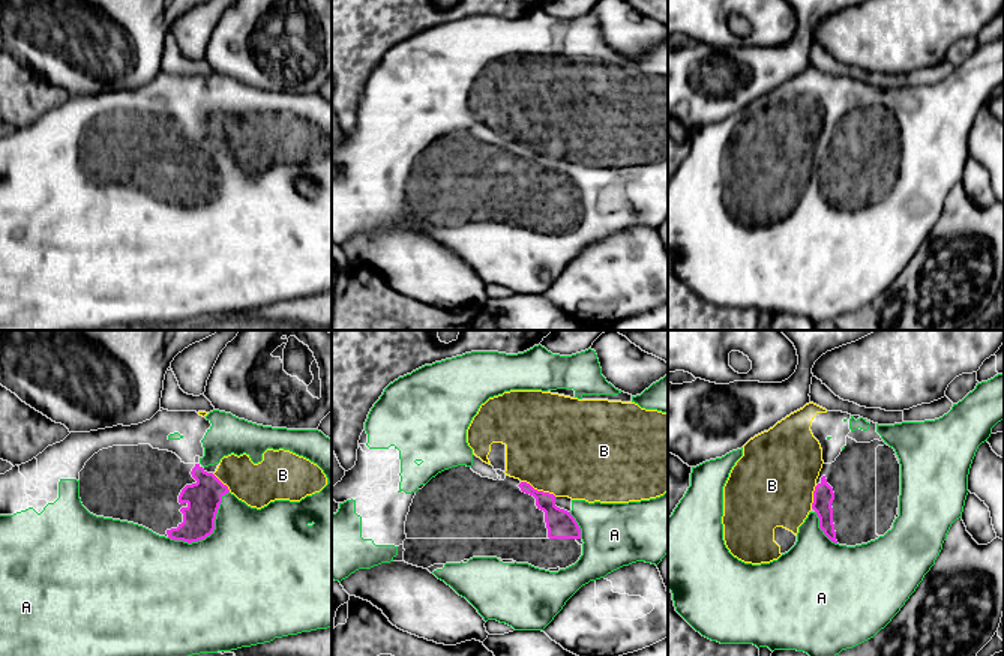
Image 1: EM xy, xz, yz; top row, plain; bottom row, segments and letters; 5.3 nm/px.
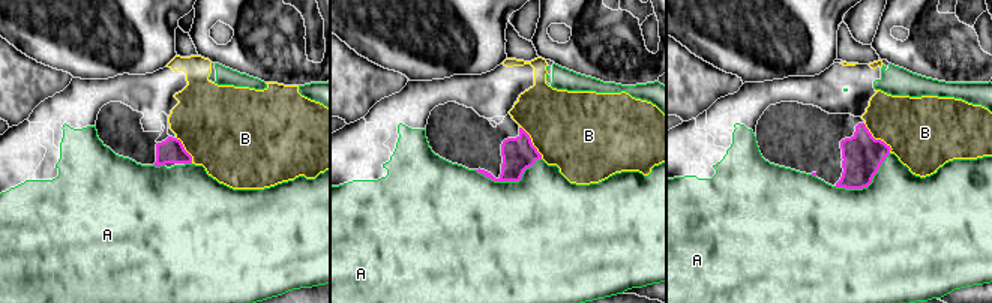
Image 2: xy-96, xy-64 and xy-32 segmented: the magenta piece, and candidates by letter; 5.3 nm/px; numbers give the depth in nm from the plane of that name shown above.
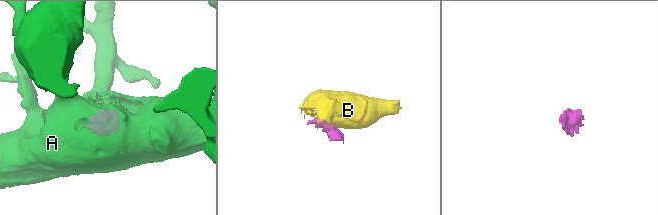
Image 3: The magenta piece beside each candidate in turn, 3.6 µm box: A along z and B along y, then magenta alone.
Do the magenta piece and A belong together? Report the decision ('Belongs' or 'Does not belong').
Belongs

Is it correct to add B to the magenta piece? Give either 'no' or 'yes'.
yes

